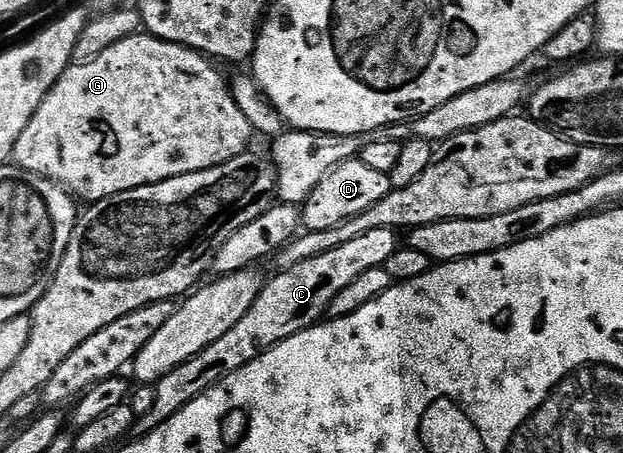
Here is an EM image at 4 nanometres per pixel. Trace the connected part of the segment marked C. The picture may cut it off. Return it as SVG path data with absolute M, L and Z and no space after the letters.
M377 227L377 231L369 231L365 235L357 235L357 239L349 239L349 243L341 243L341 247L333 247L333 251L325 251L325 255L313 255L313 259L305 259L305 263L297 263L297 267L278 270L275 278L264 284L257 295L253 307L245 311L241 323L237 323L217 343L209 343L205 351L197 351L193 359L185 359L169 375L156 381L157 403L146 415L138 418L133 430L135 437L149 435L161 423L173 419L181 407L185 407L197 395L201 395L211 385L216 385L223 377L233 371L245 367L253 359L257 359L266 349L281 344L285 339L305 331L310 325L318 325L324 320L329 303L333 303L333 295L344 289L357 275L370 269L381 269L389 255L401 248L401 237L394 229Z

